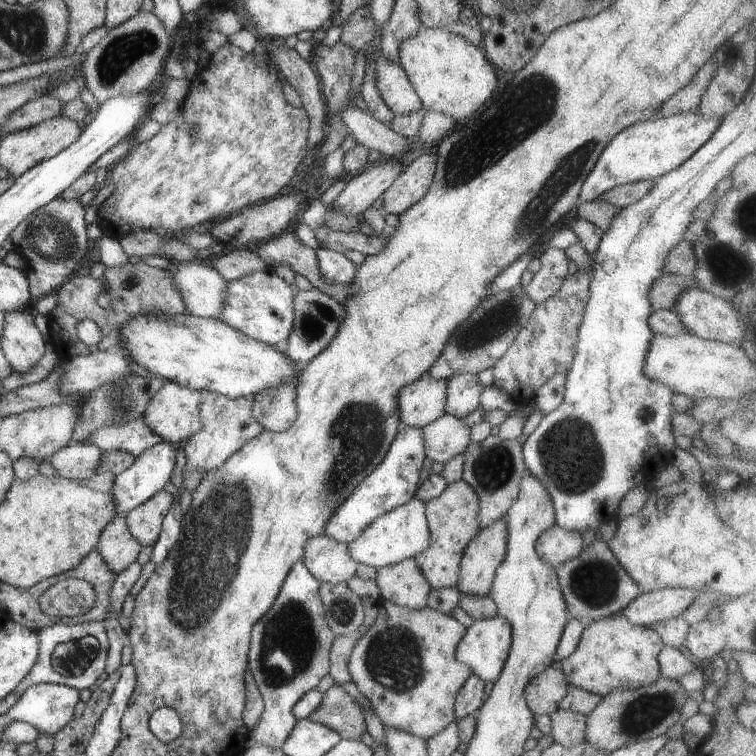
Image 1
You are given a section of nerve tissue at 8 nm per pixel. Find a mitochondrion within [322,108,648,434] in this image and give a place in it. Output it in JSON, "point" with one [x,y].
{"point":[542,208]}

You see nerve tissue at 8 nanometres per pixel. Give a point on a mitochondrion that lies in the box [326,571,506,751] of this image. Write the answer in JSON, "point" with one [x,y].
{"point":[392,659]}

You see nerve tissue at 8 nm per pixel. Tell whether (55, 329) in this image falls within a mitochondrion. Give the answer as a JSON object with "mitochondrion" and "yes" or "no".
{"mitochondrion":"no"}

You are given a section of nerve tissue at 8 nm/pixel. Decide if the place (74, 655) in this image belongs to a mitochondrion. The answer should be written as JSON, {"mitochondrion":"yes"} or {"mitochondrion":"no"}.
{"mitochondrion":"yes"}

